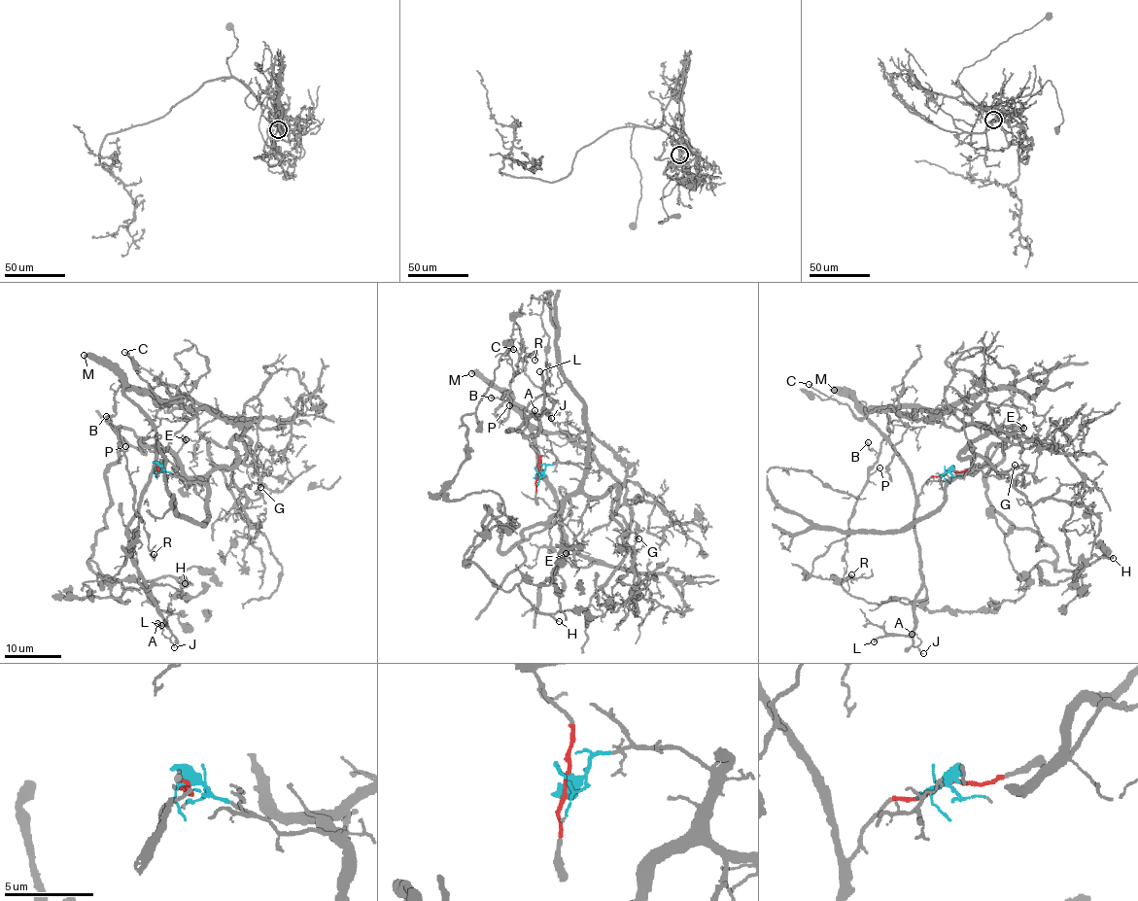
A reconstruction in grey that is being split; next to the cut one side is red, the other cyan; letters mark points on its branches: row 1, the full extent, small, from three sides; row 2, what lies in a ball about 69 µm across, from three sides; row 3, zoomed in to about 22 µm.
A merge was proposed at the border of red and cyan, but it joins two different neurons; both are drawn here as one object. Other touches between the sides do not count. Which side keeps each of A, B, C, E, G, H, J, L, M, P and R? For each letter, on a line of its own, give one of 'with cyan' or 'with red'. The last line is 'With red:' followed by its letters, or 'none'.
A: with red
B: with red
C: with cyan
E: with cyan
G: with cyan
H: with cyan
J: with red
L: with red
M: with red
P: with red
R: with red
With red: A, B, J, L, M, P, R

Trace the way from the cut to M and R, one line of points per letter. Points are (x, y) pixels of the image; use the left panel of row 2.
M: (157, 467), (147, 483), (156, 450), (154, 424), (124, 392), (123, 383), (117, 375), (84, 355)
R: (157, 467), (147, 483), (156, 430), (120, 387), (111, 419), (132, 483), (133, 511), (154, 553)

